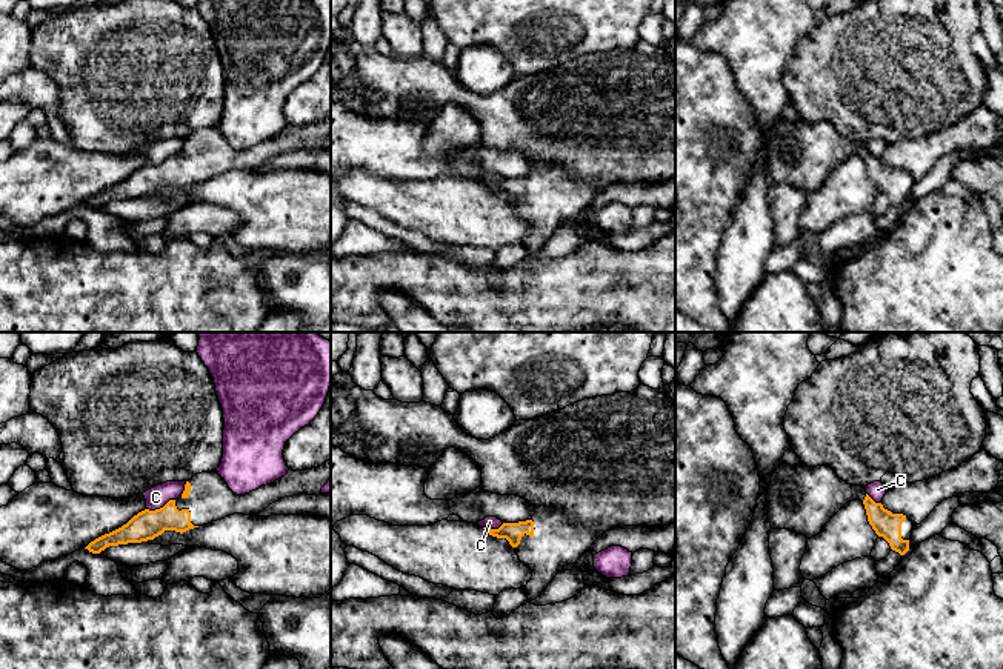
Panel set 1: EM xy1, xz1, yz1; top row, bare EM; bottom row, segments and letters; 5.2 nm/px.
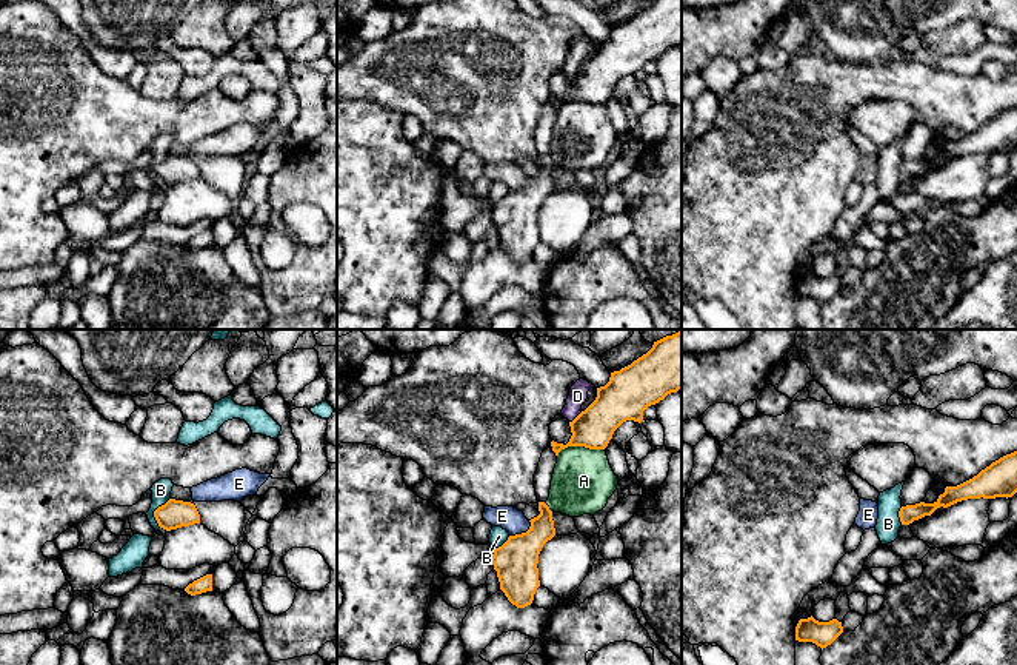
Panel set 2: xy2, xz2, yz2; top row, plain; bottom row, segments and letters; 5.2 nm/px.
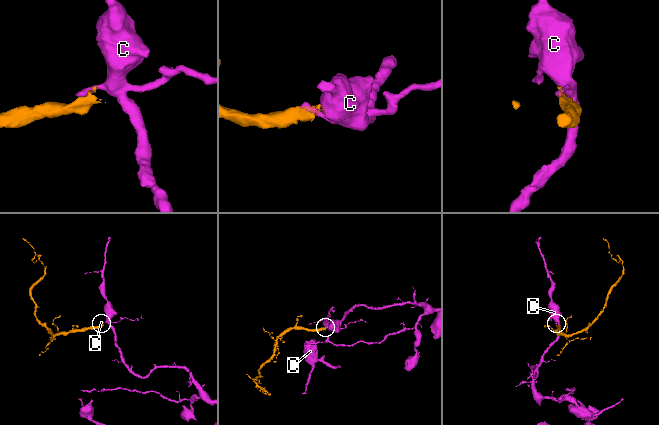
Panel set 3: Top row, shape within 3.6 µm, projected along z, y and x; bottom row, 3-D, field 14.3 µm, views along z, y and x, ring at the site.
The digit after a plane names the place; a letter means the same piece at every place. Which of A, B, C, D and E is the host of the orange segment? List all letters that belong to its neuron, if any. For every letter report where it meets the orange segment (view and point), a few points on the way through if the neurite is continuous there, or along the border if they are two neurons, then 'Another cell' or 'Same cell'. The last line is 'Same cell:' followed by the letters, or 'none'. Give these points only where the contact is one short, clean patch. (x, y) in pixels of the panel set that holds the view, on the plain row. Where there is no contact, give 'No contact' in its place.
A: Touches orange at xz2 (579, 100). Another cell
B: Touches orange at xy2 (154, 167). Boundary: xy2 (170, 153), (154, 167), (159, 182). Another cell
C: Touches orange at xy1 (160, 163). Boundary: xy1 (174, 154), (169, 154), (159, 163), (146, 165). Another cell
D: Touches orange at xz2 (577, 71). Another cell
E: Touches orange at xz2 (522, 188). Boundary: xz2 (531, 177), (525, 187), (510, 191). Another cell
Same cell: none

